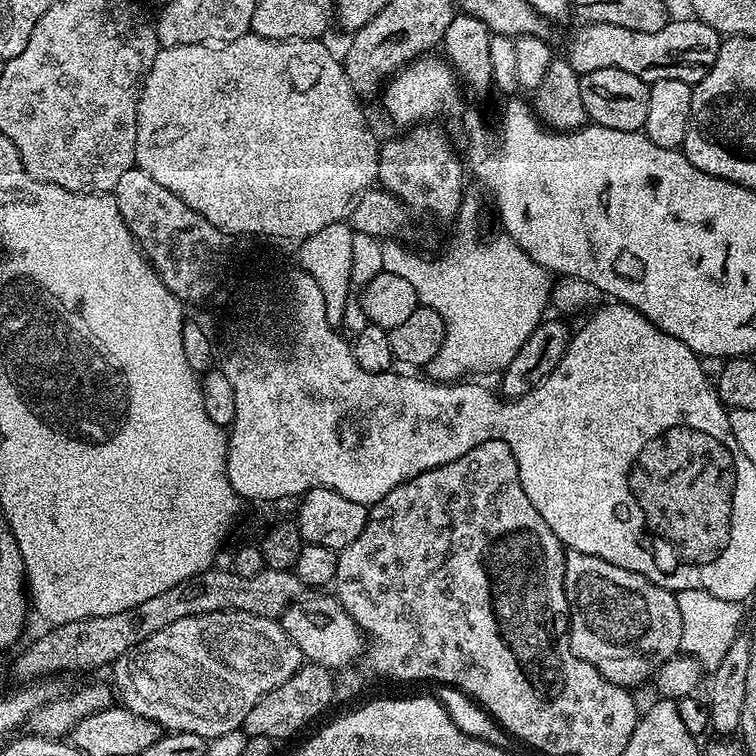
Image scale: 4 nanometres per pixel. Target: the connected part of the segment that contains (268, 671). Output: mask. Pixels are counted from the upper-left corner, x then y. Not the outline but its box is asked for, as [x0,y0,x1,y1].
[110,612,301,738]

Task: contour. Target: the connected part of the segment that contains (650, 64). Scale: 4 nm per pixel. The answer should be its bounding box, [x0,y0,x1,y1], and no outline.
[566,19,722,86]

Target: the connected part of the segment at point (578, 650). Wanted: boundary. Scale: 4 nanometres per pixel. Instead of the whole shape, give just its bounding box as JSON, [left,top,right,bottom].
[564,551,682,690]

